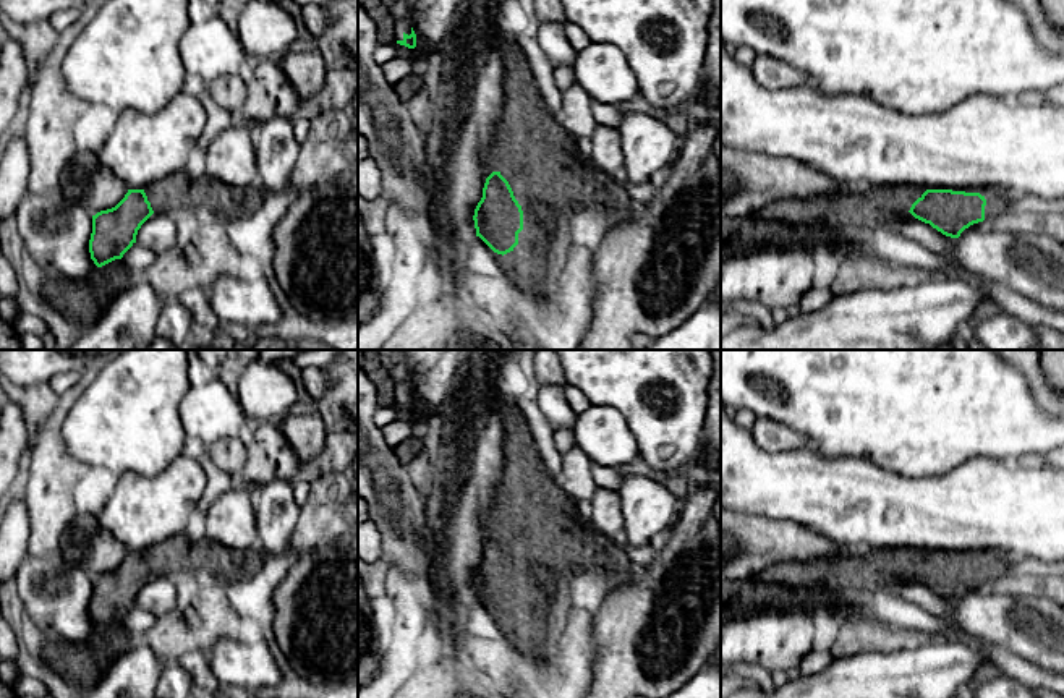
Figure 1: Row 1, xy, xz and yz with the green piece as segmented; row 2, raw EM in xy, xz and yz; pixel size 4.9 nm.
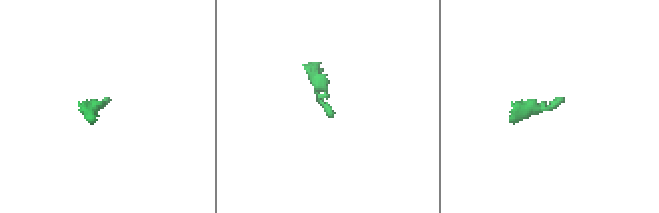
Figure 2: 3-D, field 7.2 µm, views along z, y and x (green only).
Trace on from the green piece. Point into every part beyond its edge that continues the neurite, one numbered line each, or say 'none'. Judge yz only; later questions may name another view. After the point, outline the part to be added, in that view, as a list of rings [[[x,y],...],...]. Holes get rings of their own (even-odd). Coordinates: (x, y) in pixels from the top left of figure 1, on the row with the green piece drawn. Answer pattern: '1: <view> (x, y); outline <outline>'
1: yz (902, 200); outline [[[900,189],[900,191],[894,191],[892,198],[891,198],[891,204],[894,207],[894,211],[900,211],[900,212],[909,212],[912,204],[921,198],[921,194],[925,193],[925,189]]]

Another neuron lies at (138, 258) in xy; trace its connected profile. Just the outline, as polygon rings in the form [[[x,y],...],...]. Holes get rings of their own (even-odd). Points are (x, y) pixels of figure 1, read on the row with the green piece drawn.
[[[139,241],[133,243],[133,246],[123,254],[121,262],[126,270],[138,279],[157,257],[157,254]]]

